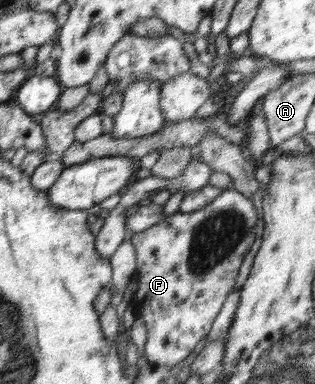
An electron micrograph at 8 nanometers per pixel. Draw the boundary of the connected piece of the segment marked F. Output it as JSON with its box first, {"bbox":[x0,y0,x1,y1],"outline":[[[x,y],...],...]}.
{"bbox":[131,188,258,367],"outline":[[[227,188],[223,190],[215,201],[204,209],[189,214],[178,213],[174,216],[169,216],[169,218],[162,219],[155,226],[152,226],[143,232],[134,233],[131,237],[131,242],[135,247],[137,265],[134,279],[137,289],[131,302],[136,307],[137,316],[141,317],[146,324],[146,343],[143,348],[141,348],[141,351],[147,357],[150,367],[175,366],[175,364],[181,362],[186,356],[191,354],[191,350],[203,340],[203,336],[209,334],[215,316],[219,314],[219,310],[221,310],[221,306],[223,306],[227,294],[229,294],[229,292],[233,290],[233,286],[235,286],[235,278],[237,278],[237,272],[239,272],[239,268],[241,268],[241,262],[243,262],[243,258],[245,258],[245,254],[247,254],[247,248],[253,244],[253,241],[256,238],[254,228],[257,221],[258,217],[252,201],[246,195],[241,194],[240,191],[236,191],[233,188]]]}

